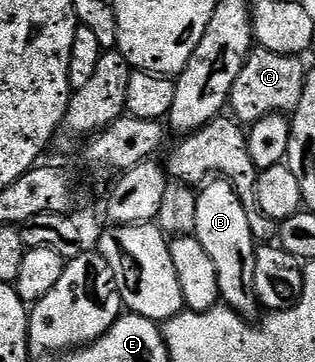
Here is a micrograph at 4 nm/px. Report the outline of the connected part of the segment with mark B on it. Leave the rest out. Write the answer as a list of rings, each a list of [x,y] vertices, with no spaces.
[[[214,179],[201,186],[196,203],[196,227],[192,236],[198,240],[200,247],[204,247],[204,251],[208,251],[208,259],[212,259],[216,267],[219,298],[240,316],[257,318],[260,306],[256,295],[256,242],[252,227],[248,227],[244,203],[240,203],[229,181]]]

